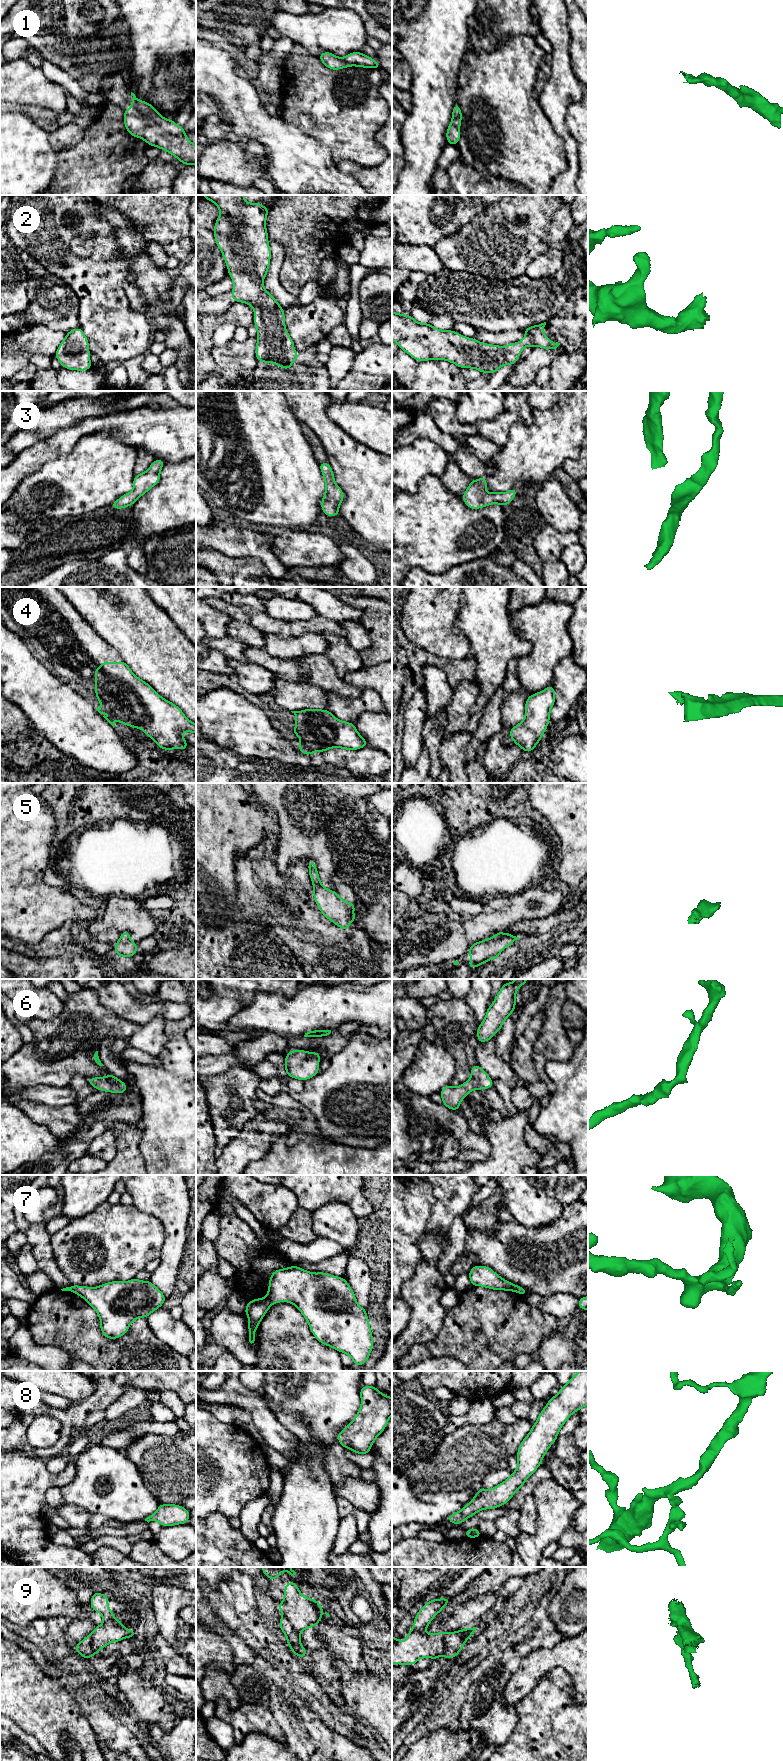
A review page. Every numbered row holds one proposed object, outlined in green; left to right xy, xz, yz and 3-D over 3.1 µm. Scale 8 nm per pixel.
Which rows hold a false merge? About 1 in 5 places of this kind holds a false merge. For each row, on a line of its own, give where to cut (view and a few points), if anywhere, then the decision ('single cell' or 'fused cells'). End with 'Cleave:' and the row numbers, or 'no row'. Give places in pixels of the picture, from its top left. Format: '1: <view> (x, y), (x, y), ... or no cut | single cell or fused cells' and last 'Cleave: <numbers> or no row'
1: no cut | single cell
2: no cut | single cell
3: no cut | single cell
4: no cut | single cell
5: no cut | single cell
6: no cut | single cell
7: xz (266, 1297), (272, 1303) | fused cells
8: no cut | single cell
9: yz (446, 1633), (441, 1654) | fused cells
Cleave: 7, 9

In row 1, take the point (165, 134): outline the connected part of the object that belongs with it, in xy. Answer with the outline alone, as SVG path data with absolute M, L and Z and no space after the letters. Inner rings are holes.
M132 92L131 96L132 107L123 110L128 133L169 152L184 166L196 165L196 145L187 138L184 127L163 118L150 103L137 99Z

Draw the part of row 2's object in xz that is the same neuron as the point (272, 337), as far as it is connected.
M203 195L202 197L215 203L220 211L220 216L214 225L214 237L226 262L228 275L233 280L233 292L230 296L235 302L246 303L252 306L254 310L254 325L257 328L256 360L260 360L262 363L275 363L278 367L289 370L293 366L293 361L300 359L300 355L294 350L294 342L286 330L283 308L263 286L263 280L268 273L272 256L266 230L266 218L269 208L264 207L259 202L246 202L244 195Z

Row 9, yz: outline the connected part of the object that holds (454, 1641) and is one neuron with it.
M465 1628L446 1633L442 1655L449 1660L456 1657L464 1647L465 1642L474 1634L476 1628Z

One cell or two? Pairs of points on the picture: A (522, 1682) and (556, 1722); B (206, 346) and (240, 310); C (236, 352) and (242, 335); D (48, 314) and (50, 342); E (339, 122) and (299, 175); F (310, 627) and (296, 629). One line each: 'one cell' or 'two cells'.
A: two cells
B: one cell
C: two cells
D: two cells
E: two cells
F: one cell

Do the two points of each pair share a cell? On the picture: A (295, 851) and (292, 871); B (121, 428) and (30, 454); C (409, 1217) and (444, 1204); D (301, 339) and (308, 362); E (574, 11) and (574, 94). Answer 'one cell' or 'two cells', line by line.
A: two cells
B: one cell
C: two cells
D: two cells
E: two cells

